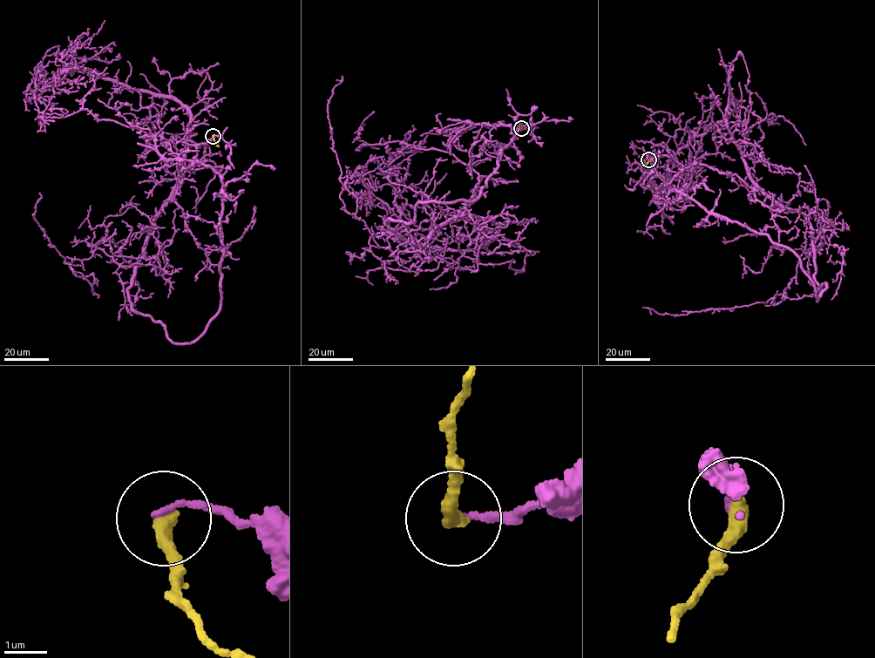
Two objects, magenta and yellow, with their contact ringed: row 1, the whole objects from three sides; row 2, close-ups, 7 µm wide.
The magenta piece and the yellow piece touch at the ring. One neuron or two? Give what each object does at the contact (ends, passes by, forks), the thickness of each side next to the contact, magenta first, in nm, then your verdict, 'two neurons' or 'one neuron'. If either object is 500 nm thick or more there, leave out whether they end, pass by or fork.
magenta ends there; yellow ends there; 160 nm thick on the magenta side, 400 nm on the other; two neurons

